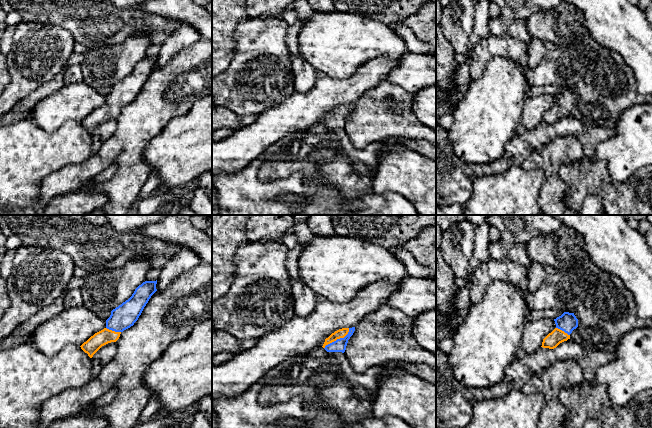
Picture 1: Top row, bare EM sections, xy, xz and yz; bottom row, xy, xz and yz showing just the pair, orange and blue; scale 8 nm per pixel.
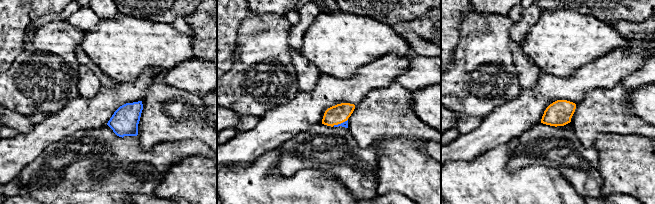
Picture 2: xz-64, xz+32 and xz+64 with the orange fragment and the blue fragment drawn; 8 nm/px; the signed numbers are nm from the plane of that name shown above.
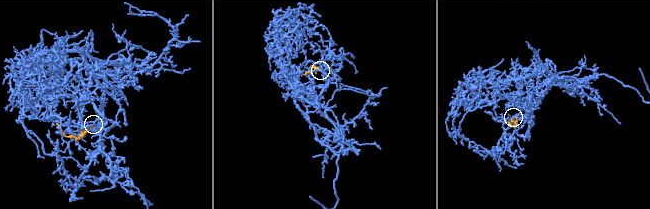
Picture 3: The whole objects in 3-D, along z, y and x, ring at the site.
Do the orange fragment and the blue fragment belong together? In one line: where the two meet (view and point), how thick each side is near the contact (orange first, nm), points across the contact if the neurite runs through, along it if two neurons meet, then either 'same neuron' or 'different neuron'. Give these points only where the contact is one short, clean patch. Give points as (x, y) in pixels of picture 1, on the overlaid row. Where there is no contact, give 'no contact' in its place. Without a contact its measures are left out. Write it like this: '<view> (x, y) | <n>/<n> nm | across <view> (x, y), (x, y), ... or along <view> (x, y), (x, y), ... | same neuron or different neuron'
xz (337, 338) | 80/100 nm | across xz (341, 333), (337, 338), (339, 345) | same neuron

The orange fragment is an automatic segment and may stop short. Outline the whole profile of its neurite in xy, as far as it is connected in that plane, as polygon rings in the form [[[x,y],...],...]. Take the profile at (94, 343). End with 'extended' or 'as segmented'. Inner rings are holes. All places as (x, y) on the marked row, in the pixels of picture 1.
[[[145,281],[132,296],[111,311],[106,327],[91,336],[80,347],[90,358],[104,345],[116,342],[120,334],[134,325],[151,296],[157,291],[156,281]]]; extended

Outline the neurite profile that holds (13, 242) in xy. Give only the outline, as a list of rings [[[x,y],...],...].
[[[16,236],[7,237],[6,247],[8,250],[16,250],[21,247],[25,247],[24,242]]]

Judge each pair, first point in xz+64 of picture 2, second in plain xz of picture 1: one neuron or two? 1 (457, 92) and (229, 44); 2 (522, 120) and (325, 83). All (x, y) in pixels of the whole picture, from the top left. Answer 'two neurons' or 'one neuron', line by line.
1: two neurons
2: one neuron

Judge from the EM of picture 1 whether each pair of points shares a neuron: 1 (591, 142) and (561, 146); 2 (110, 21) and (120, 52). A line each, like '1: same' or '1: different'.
1: different
2: different

